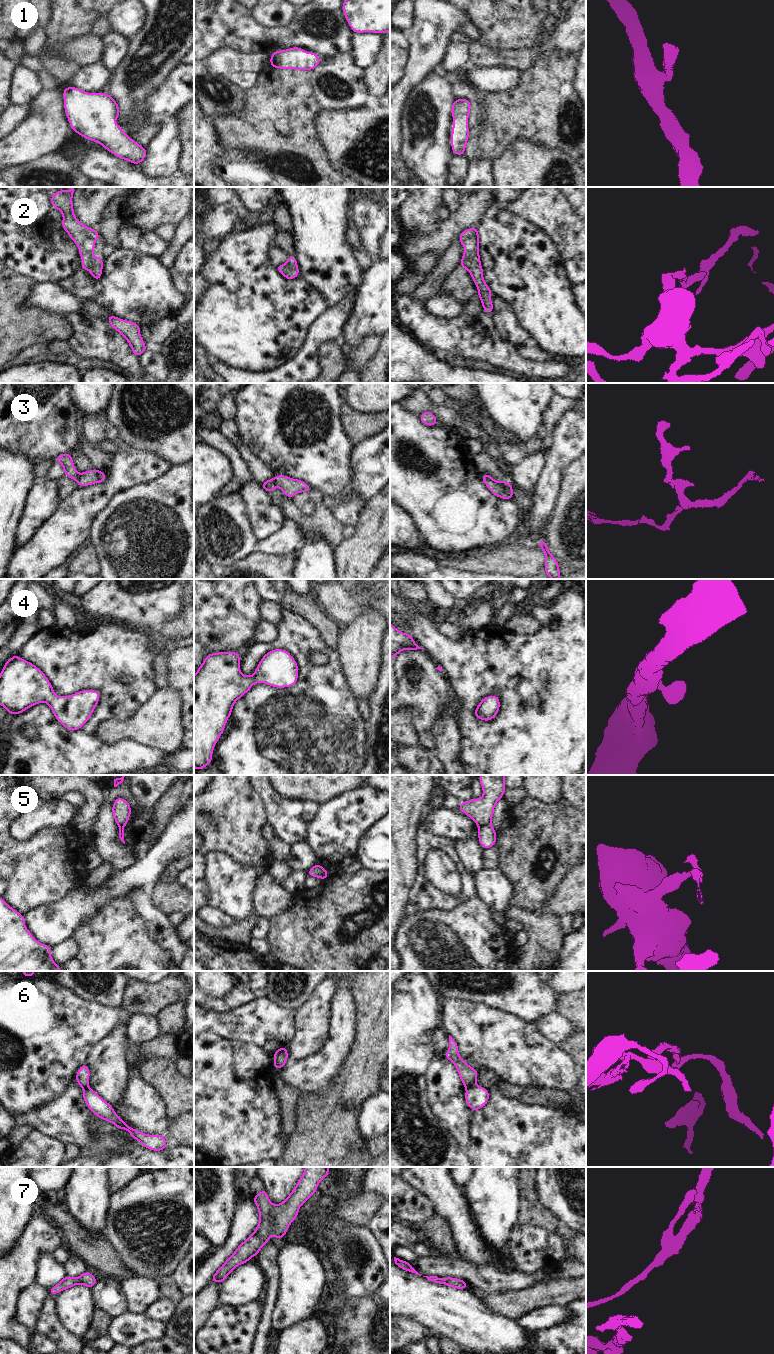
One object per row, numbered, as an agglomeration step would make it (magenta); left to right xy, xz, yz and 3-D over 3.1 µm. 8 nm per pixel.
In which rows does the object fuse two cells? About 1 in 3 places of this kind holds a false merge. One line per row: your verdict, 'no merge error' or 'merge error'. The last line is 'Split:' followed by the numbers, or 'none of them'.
1: no merge error
2: no merge error
3: merge error
4: no merge error
5: merge error
6: merge error
7: no merge error
Split: 3, 5, 6

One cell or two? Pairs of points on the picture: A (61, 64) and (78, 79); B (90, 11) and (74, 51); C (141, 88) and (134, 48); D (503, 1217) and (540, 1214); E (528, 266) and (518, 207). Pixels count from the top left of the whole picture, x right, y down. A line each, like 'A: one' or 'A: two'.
A: two
B: two
C: one
D: two
E: two

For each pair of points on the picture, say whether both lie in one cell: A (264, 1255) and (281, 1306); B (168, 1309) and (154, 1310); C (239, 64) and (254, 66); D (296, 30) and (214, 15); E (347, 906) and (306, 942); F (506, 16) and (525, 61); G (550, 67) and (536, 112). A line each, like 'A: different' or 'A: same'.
A: different
B: same
C: same
D: same
E: same
F: different
G: same

